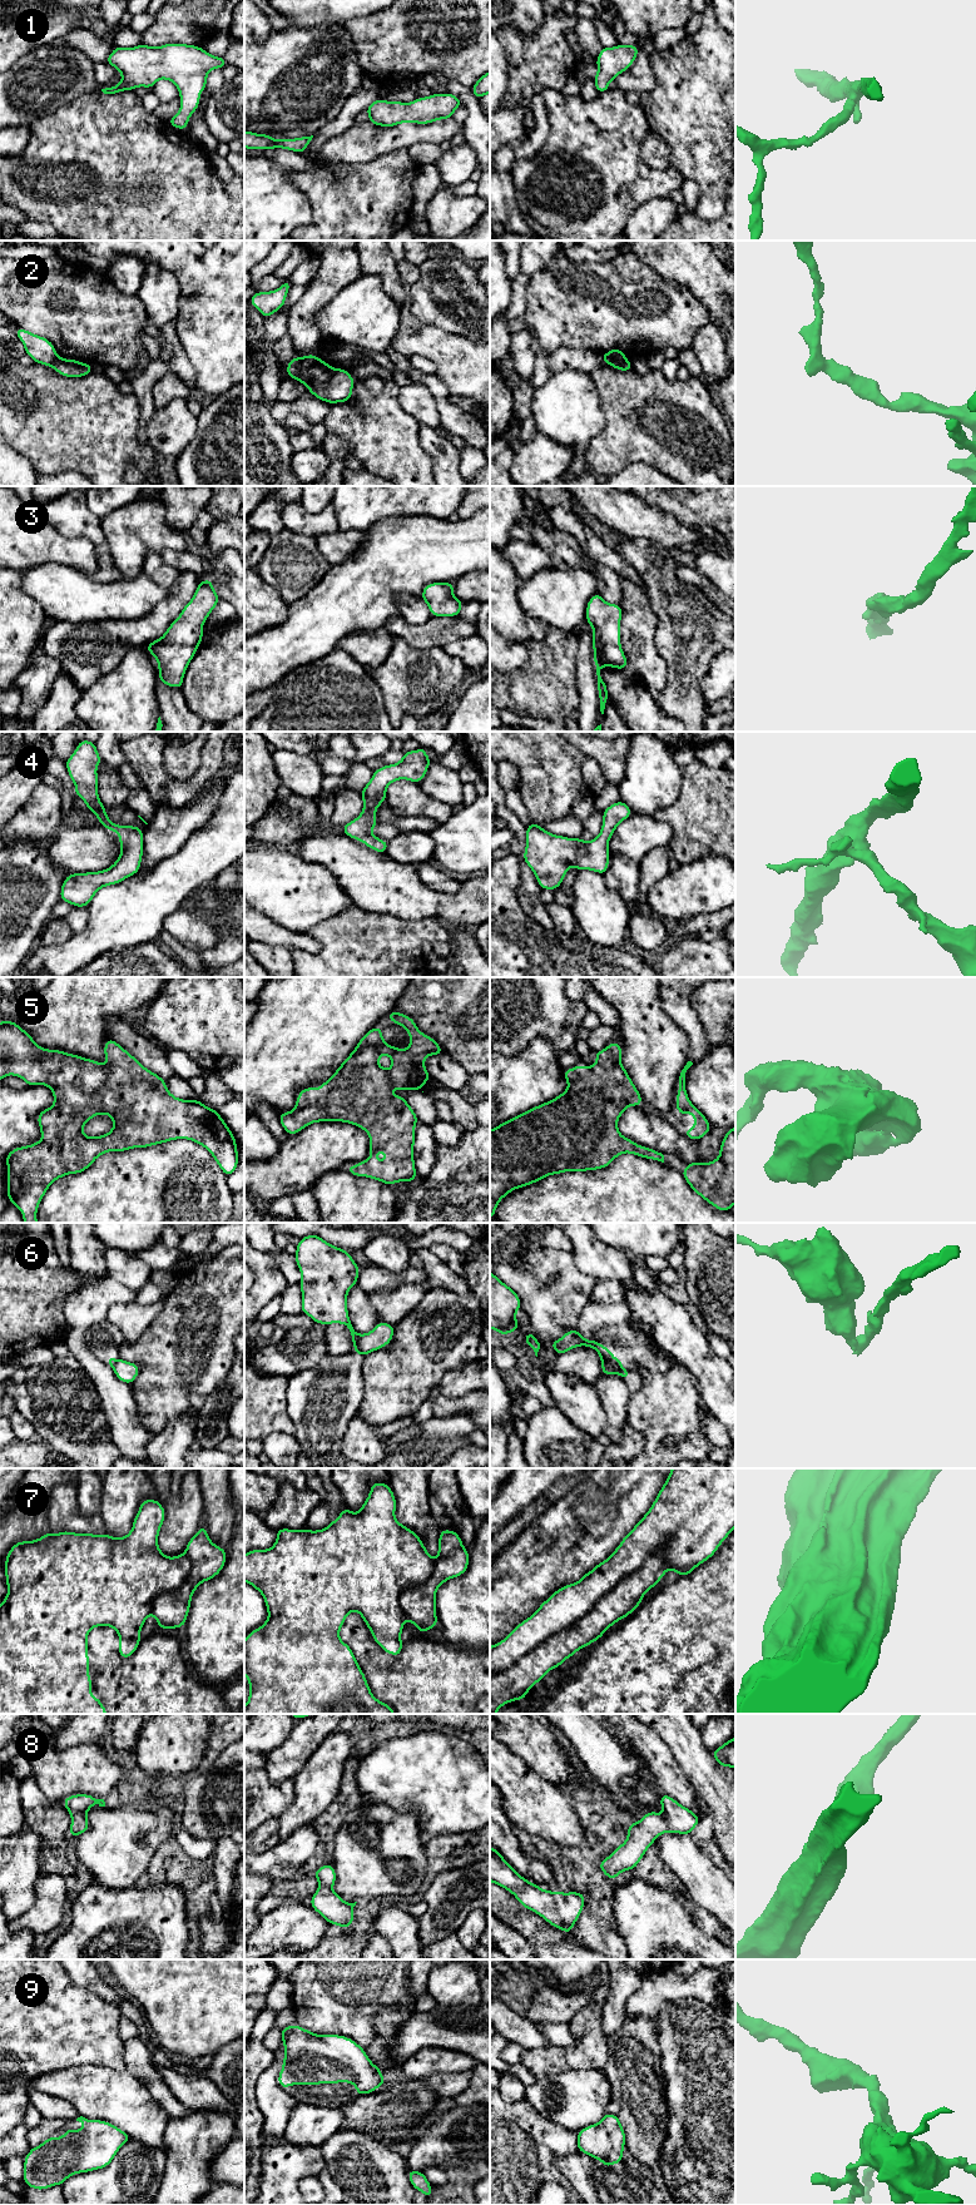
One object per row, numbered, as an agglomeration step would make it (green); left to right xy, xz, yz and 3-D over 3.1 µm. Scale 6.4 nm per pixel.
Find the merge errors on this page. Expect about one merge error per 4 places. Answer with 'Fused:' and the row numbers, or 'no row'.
Fused: 2, 6, 7

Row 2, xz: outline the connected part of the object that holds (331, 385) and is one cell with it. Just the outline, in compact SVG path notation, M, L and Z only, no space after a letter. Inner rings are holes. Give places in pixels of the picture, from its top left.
M316 355L302 357L296 380L303 383L314 397L327 403L350 401L356 382L345 368L332 368Z

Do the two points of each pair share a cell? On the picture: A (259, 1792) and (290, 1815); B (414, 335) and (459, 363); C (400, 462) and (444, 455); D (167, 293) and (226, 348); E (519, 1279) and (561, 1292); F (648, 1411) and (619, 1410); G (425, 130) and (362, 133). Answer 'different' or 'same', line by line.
A: different
B: same
C: different
D: different
E: same
F: different
G: same

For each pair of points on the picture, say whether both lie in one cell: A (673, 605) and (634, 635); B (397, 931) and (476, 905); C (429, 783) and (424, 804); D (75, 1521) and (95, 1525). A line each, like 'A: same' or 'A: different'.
A: different
B: different
C: different
D: same

